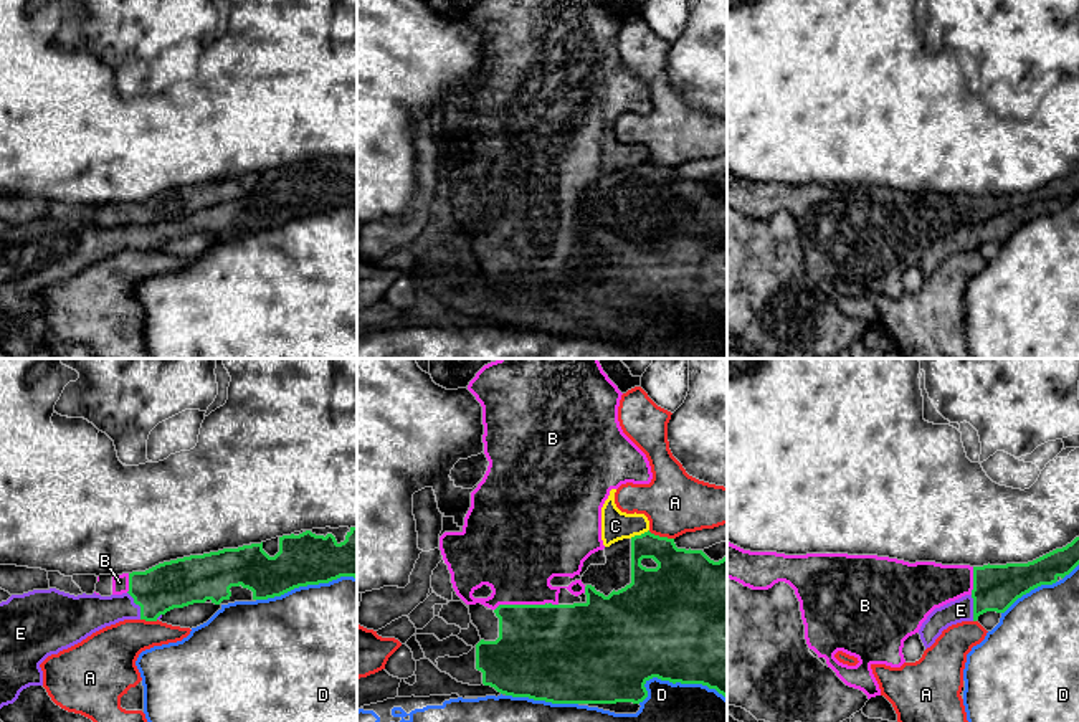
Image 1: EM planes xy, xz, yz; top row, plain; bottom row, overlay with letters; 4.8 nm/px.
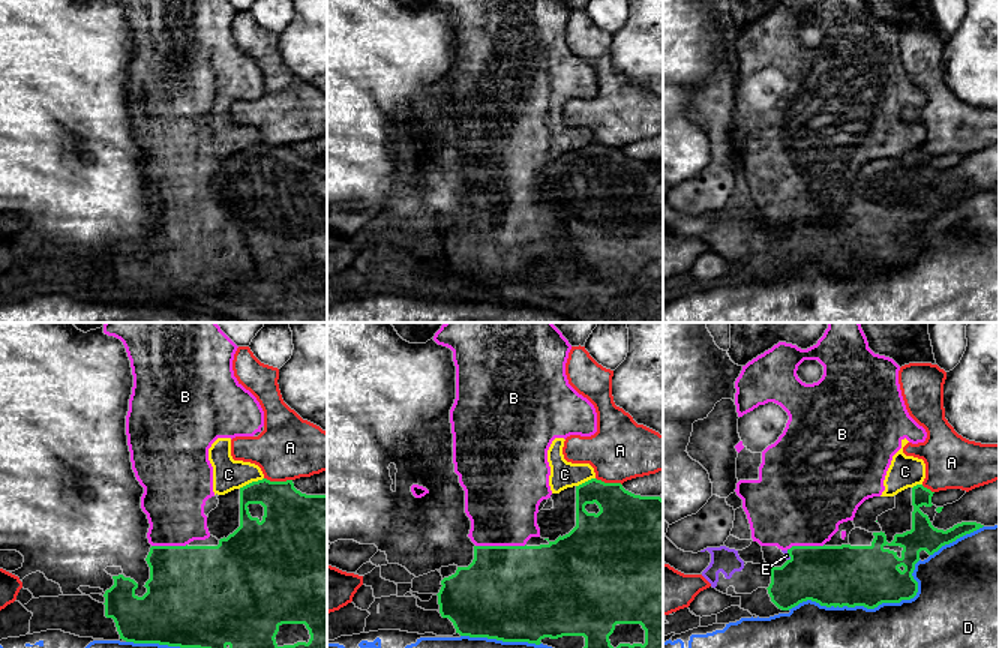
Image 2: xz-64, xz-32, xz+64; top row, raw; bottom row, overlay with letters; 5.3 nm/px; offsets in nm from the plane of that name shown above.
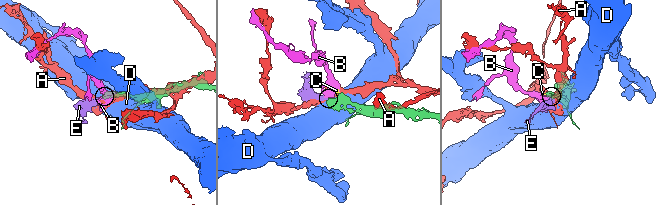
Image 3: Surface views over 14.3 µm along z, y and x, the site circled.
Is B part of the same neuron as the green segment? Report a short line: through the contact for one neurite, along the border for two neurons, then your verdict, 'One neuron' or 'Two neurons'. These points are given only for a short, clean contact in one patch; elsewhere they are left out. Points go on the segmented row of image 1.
Two neurons

